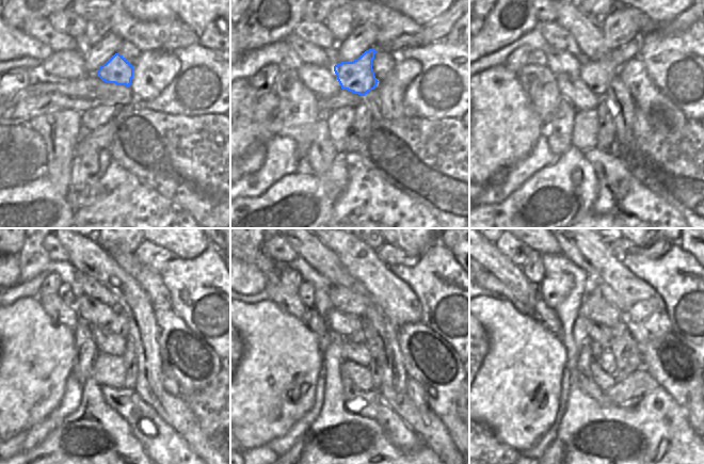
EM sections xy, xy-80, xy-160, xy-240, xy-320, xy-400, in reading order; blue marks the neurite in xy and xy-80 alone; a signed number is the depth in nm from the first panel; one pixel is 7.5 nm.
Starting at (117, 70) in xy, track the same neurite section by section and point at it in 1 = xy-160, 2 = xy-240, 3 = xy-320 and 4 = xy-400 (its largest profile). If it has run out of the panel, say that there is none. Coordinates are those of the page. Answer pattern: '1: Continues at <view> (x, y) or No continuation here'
1: Continues at xy-160 (597, 76)
2: Continues at xy-240 (118, 325)
3: Continues at xy-320 (357, 337)
4: Continues at xy-400 (596, 349)

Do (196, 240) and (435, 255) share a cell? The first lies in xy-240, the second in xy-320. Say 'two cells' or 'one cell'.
two cells

